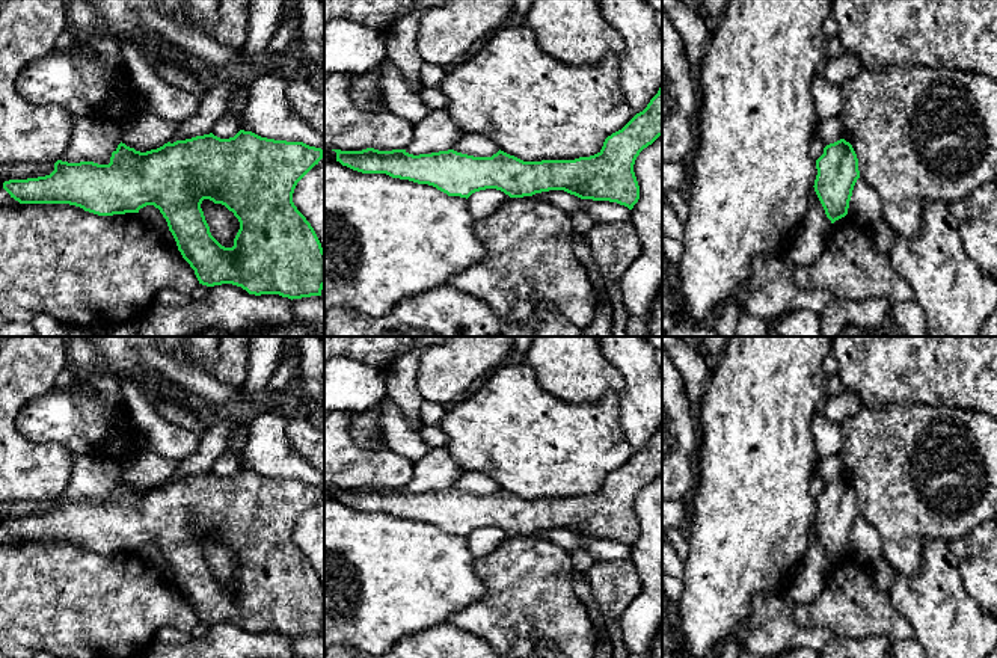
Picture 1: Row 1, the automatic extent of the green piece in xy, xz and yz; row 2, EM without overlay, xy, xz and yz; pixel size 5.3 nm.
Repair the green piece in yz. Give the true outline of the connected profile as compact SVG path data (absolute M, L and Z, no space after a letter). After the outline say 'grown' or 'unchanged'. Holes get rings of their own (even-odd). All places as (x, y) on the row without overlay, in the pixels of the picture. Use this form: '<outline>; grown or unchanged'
M840 477L824 486L816 498L814 530L834 561L848 552L854 524L860 516L858 497L849 480Z; unchanged

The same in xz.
M662 421L647 445L608 474L602 487L590 495L523 500L501 487L492 495L474 495L454 487L419 494L406 487L332 489L336 490L336 500L353 509L428 522L448 534L468 537L486 527L501 528L510 536L564 528L581 537L617 540L632 548L640 537L635 498L659 474Z; unchanged

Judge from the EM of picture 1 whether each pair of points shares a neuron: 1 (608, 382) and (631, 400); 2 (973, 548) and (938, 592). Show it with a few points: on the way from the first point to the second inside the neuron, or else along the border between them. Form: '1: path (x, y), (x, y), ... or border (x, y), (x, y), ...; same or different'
1: border (607, 359), (623, 381), (623, 391), (619, 397); different
2: border (949, 542), (961, 584), (975, 599); different

